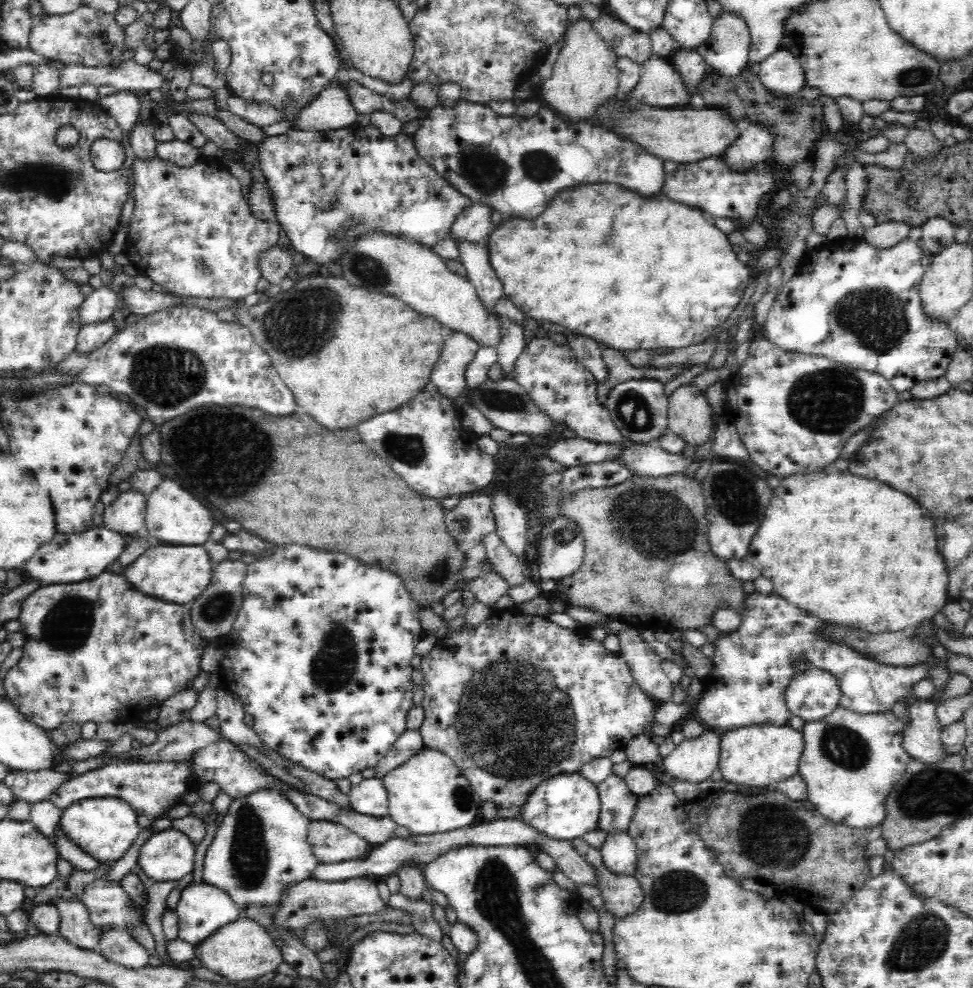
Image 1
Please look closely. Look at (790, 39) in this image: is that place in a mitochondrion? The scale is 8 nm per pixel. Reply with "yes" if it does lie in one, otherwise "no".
yes

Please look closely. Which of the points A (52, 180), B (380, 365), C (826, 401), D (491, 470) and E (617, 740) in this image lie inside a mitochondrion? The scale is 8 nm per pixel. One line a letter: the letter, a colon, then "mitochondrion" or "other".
A: mitochondrion
B: other
C: mitochondrion
D: other
E: other

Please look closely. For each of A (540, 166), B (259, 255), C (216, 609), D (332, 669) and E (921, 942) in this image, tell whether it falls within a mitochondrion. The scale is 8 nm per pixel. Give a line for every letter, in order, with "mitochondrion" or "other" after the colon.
A: mitochondrion
B: other
C: mitochondrion
D: mitochondrion
E: mitochondrion

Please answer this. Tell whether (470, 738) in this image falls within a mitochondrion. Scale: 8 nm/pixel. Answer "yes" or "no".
yes

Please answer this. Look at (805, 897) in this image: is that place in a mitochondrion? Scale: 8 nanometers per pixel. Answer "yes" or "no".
no

